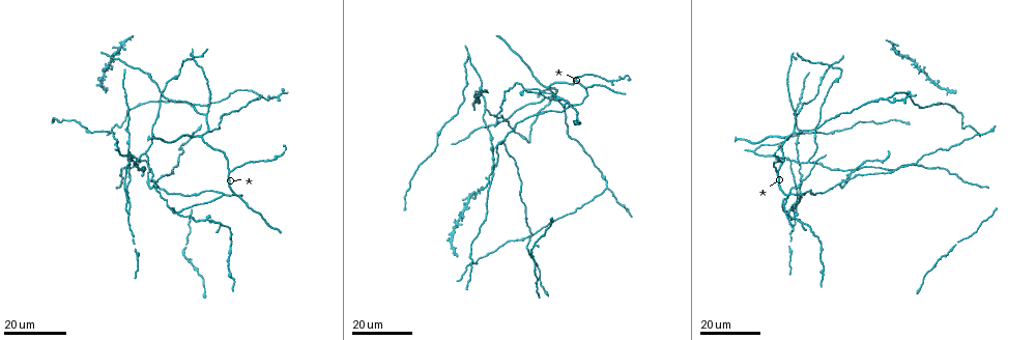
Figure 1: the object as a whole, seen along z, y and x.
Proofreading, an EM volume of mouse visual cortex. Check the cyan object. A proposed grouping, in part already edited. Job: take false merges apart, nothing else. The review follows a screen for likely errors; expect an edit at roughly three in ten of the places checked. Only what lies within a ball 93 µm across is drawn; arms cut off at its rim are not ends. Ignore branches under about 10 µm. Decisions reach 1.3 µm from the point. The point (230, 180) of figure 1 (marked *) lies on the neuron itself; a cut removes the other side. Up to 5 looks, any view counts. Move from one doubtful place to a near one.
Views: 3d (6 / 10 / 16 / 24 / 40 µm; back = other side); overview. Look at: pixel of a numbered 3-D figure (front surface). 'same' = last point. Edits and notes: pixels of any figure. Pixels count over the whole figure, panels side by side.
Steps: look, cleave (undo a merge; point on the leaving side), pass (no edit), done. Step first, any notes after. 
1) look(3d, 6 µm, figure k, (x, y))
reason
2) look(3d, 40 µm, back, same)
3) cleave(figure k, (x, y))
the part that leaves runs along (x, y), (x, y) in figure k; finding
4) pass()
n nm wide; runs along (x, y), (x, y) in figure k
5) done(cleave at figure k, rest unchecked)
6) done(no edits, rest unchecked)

look(3d, 24 µm, figure 1, (525, 90))
four arms meet

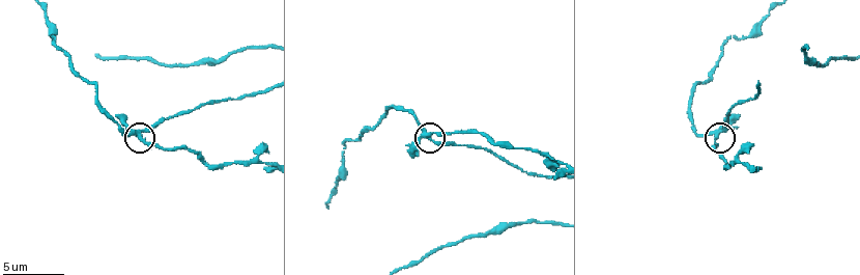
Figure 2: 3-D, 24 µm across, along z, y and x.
look(3d, 6 µm, figure 2, (429, 132))

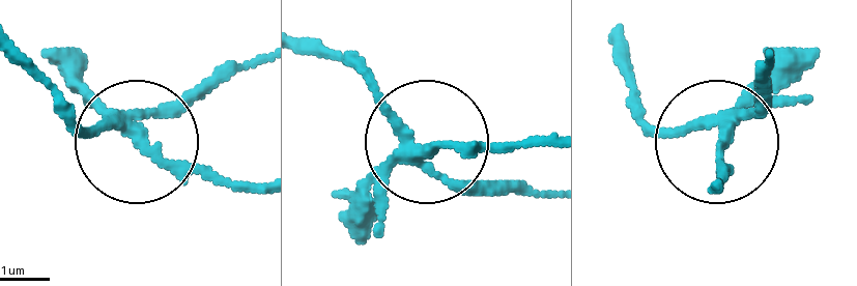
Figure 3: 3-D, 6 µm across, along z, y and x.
cleave(figure 3, (178, 172))
4 arms; a second neuron is stuck on

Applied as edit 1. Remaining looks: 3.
look(3d, 16 µm, figure 1, (496, 158))
two arms in line, one across

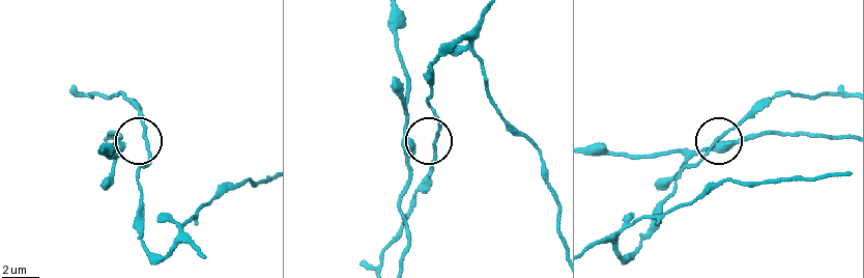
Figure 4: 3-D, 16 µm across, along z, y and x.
look(3d, 10 µm, figure 4, (147, 136))

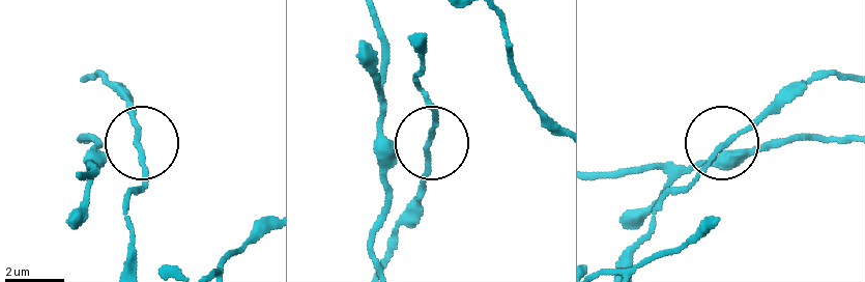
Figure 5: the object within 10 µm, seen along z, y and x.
pass()
3 arms; continuous, no second neuron

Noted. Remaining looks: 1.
done(cleave at figure 3, rest unchecked)

